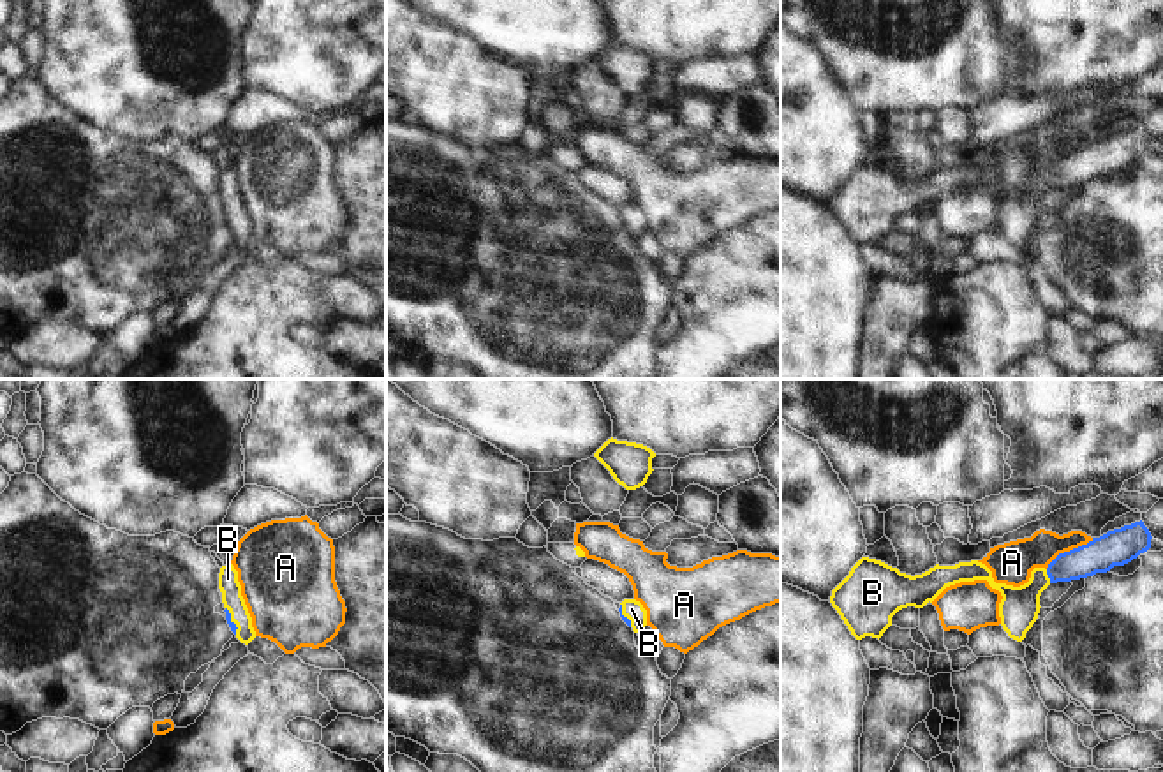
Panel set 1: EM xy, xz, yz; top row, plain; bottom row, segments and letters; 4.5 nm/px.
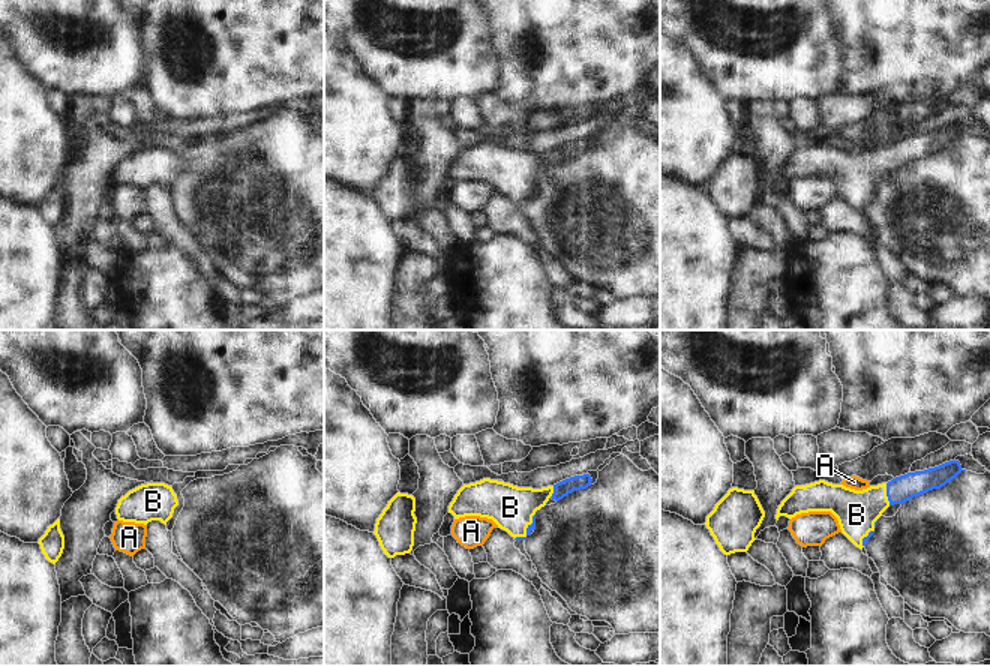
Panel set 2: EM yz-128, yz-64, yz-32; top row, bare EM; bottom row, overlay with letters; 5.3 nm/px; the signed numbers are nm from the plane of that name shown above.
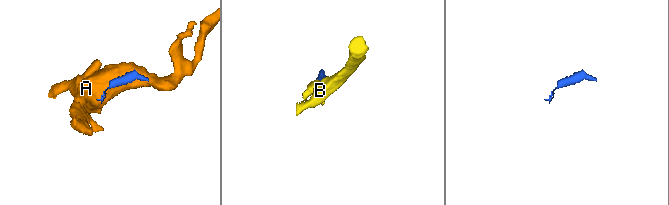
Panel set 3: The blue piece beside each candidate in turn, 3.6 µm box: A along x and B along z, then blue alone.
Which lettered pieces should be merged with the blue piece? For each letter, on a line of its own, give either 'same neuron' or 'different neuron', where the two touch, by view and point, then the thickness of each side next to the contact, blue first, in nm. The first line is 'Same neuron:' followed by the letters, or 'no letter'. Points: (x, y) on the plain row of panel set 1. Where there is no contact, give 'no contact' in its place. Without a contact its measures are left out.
Same neuron: B
A: different neuron | yz (1070, 155) | 170/170 nm
B: same neuron | yz (1049, 182) | 160/180 nm

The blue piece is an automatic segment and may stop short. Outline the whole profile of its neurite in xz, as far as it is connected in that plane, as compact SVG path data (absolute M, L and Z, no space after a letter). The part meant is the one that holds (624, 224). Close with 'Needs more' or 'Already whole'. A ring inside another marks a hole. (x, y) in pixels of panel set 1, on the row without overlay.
M624 204L620 208L622 226L634 236L640 238L647 231L647 215L636 204Z. Needs more.

